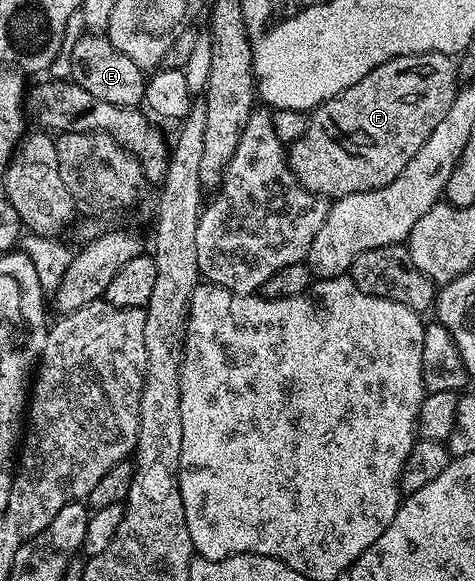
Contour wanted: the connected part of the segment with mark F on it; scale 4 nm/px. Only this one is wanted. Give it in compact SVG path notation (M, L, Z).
M420 52L391 58L383 62L383 66L375 66L371 74L359 78L355 86L347 86L347 90L308 113L309 121L303 138L288 145L289 168L304 188L330 201L347 194L379 190L403 174L407 162L419 154L435 126L447 118L447 110L451 110L451 102L455 102L458 87L459 64L454 57L442 52Z

